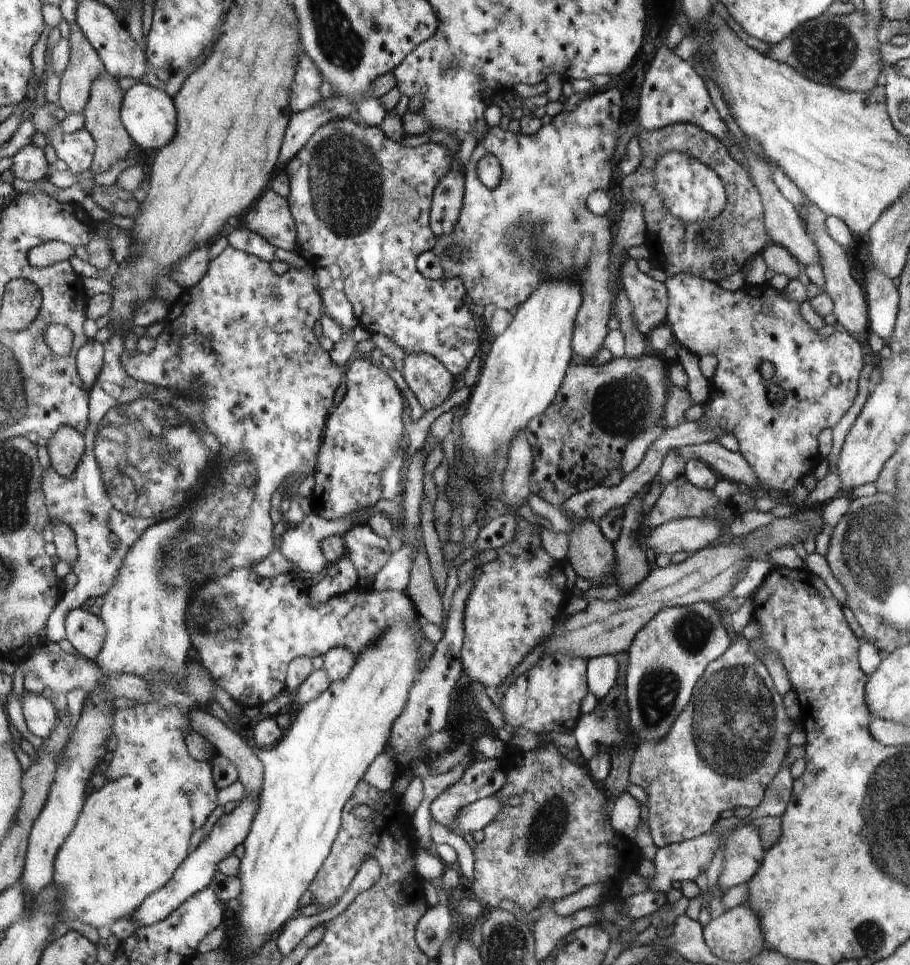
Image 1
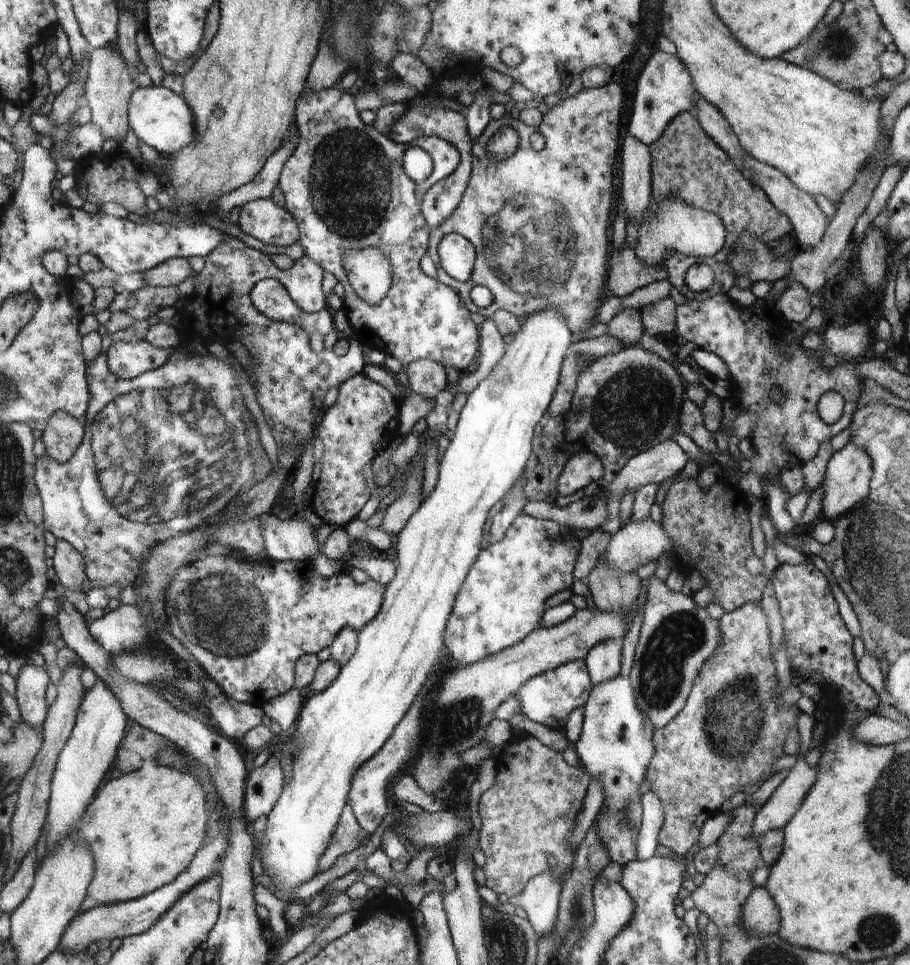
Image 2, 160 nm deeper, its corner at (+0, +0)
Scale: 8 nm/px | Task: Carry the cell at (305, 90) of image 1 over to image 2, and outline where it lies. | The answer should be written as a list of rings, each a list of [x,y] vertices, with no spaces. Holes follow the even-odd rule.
[[[338,86],[317,93],[304,92],[296,107],[297,143],[279,176],[278,185],[285,196],[285,209],[296,217],[299,240],[305,254],[344,286],[345,314],[353,334],[363,346],[390,354],[403,367],[416,359],[430,359],[444,366],[454,366],[459,372],[466,370],[480,348],[478,328],[470,320],[469,308],[455,289],[443,281],[428,278],[418,264],[429,247],[428,228],[422,209],[423,196],[434,184],[446,179],[458,168],[459,151],[455,145],[440,137],[420,137],[408,144],[397,143],[378,132],[374,125],[365,125],[359,113],[354,95]],[[411,146],[423,148],[433,160],[432,174],[420,184],[416,184],[403,167],[404,153]],[[364,247],[379,248],[393,268],[390,290],[377,305],[368,304],[358,295],[343,267],[343,254],[348,249]]]

